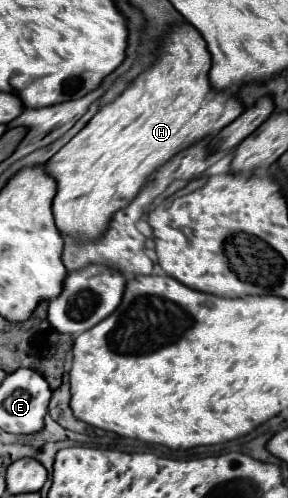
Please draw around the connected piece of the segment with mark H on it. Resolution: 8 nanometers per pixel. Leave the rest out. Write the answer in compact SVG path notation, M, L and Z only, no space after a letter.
M189 24L171 28L163 38L163 48L159 50L155 66L135 78L135 82L117 100L101 108L87 128L81 130L45 164L45 172L57 182L53 216L63 236L75 240L99 240L105 234L113 214L129 206L141 188L153 180L153 174L165 162L169 162L169 158L175 158L181 150L187 150L189 146L221 132L223 126L233 122L245 110L243 104L229 92L213 92L207 78L209 68L211 56L201 34Z

